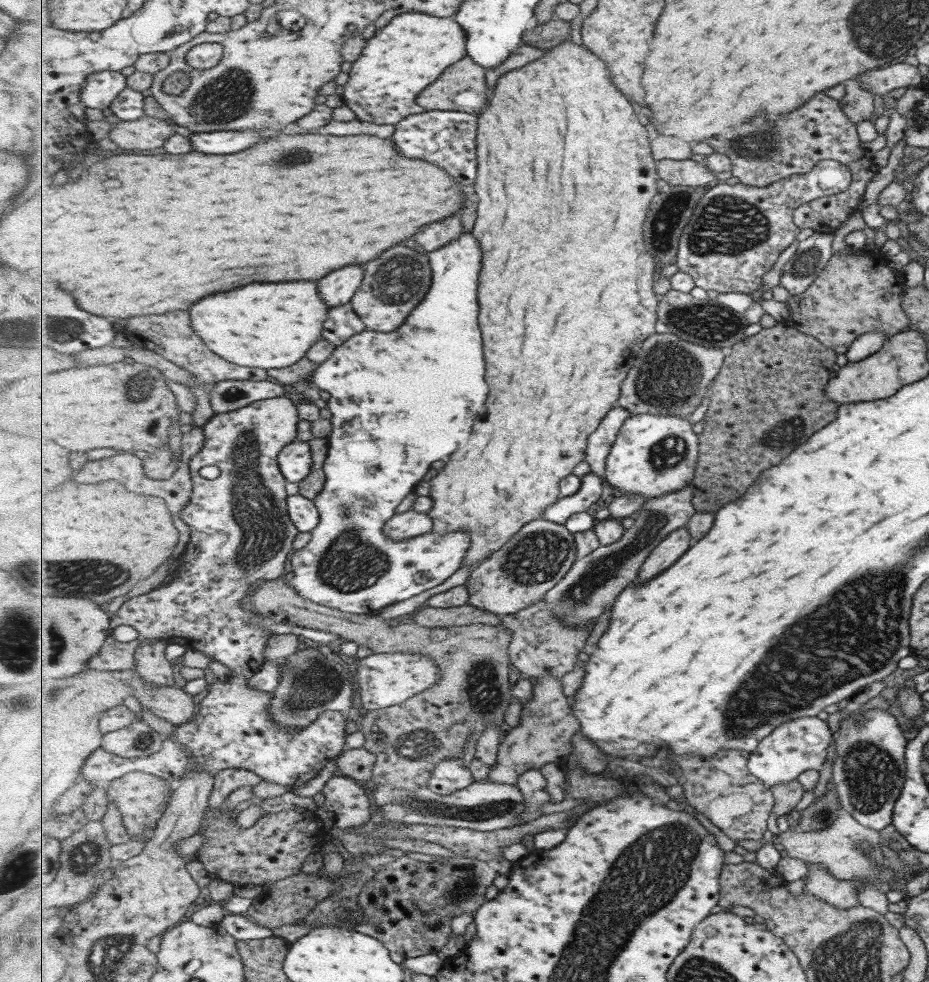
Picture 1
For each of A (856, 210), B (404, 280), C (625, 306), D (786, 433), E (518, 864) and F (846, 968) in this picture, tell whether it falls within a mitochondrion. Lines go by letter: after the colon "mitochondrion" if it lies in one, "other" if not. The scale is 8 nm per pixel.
A: other
B: mitochondrion
C: other
D: mitochondrion
E: other
F: mitochondrion

